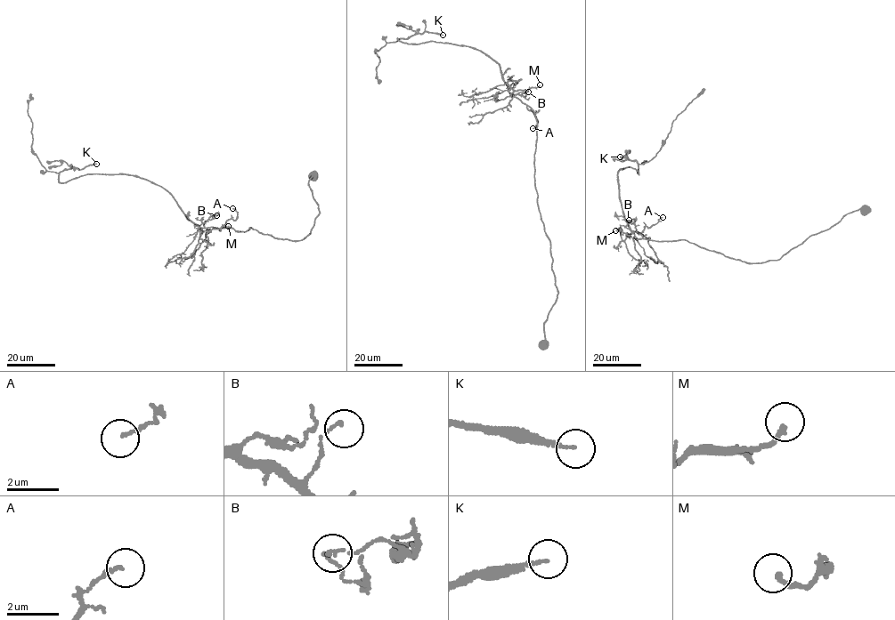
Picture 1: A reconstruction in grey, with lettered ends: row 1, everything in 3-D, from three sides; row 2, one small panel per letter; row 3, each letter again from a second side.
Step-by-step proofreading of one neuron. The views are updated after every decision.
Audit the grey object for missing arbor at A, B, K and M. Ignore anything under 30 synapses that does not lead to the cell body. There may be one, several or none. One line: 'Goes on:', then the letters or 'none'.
Goes on: K

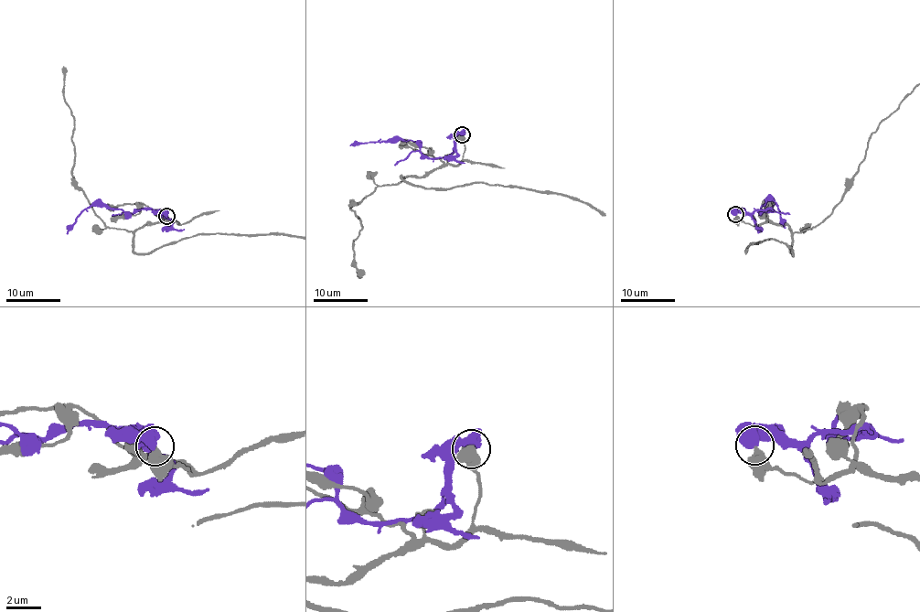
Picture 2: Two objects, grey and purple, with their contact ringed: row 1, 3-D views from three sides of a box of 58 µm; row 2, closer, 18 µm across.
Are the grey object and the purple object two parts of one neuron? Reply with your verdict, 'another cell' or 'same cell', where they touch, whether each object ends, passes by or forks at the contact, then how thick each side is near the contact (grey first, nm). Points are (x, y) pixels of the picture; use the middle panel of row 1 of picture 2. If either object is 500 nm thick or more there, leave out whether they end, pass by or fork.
another cell | (462, 134) | 480/650 nm

